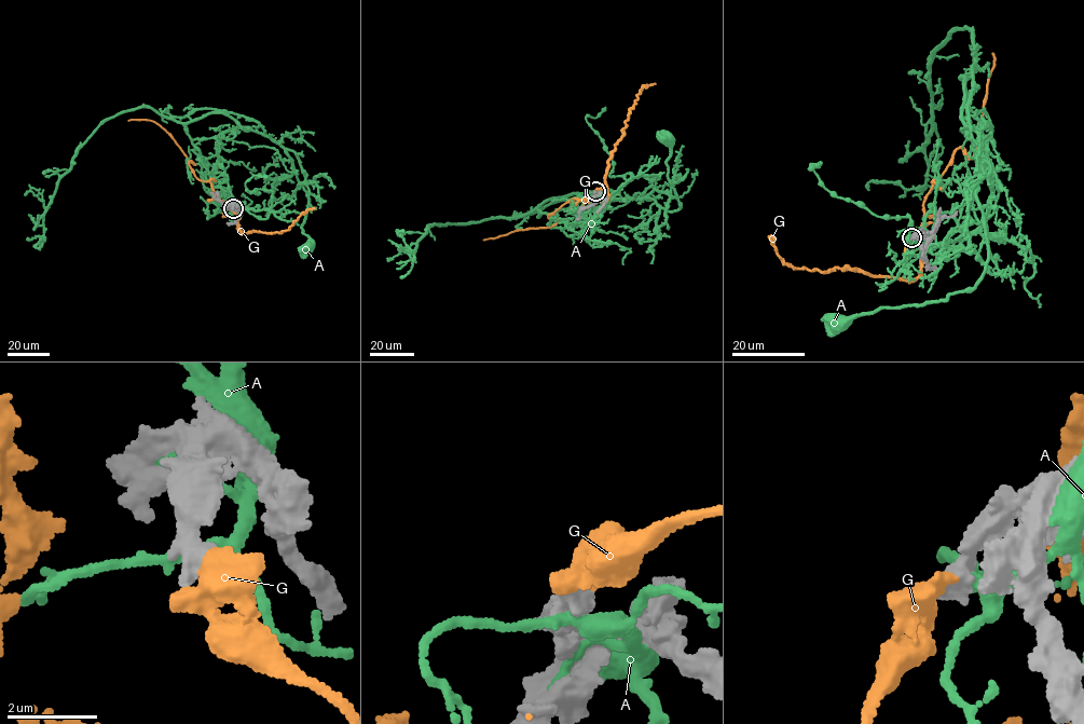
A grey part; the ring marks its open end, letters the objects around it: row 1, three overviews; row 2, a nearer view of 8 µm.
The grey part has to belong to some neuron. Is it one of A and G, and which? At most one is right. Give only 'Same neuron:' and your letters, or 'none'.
Same neuron: G

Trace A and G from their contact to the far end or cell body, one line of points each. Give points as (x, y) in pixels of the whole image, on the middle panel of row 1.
A: (594, 192), (580, 235), (576, 220), (615, 199), (645, 197), (677, 210), (664, 138)
G: (595, 191), (604, 188), (590, 200), (573, 199), (548, 215), (556, 223), (547, 228), (516, 230), (483, 240)

